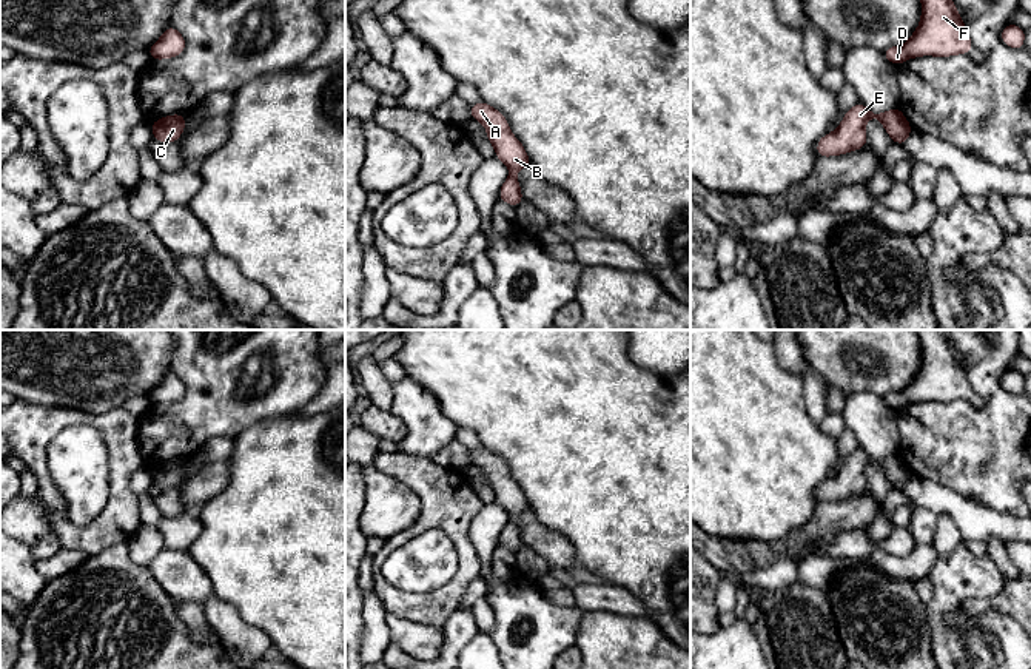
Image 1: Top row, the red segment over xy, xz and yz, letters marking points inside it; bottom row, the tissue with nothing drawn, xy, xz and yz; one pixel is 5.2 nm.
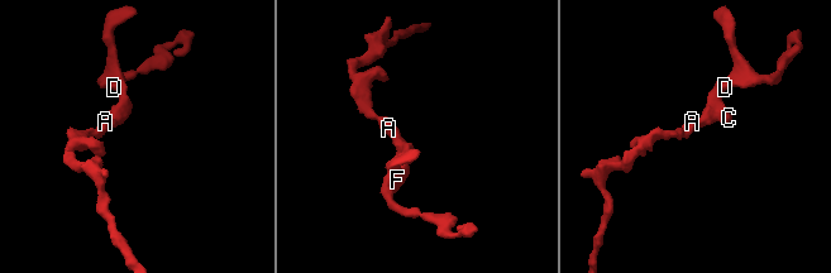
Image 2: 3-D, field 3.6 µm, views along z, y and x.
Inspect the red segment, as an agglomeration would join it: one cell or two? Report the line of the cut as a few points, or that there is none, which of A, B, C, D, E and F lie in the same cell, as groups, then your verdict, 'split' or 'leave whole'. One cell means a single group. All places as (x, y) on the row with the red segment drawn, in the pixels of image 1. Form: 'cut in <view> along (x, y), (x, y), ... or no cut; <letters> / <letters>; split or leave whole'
no cut; A B C D E F; leave whole

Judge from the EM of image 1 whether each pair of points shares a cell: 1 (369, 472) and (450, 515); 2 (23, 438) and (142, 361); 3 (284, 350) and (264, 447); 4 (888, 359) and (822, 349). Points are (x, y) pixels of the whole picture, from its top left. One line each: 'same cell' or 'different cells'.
1: different cells
2: different cells
3: different cells
4: same cell

